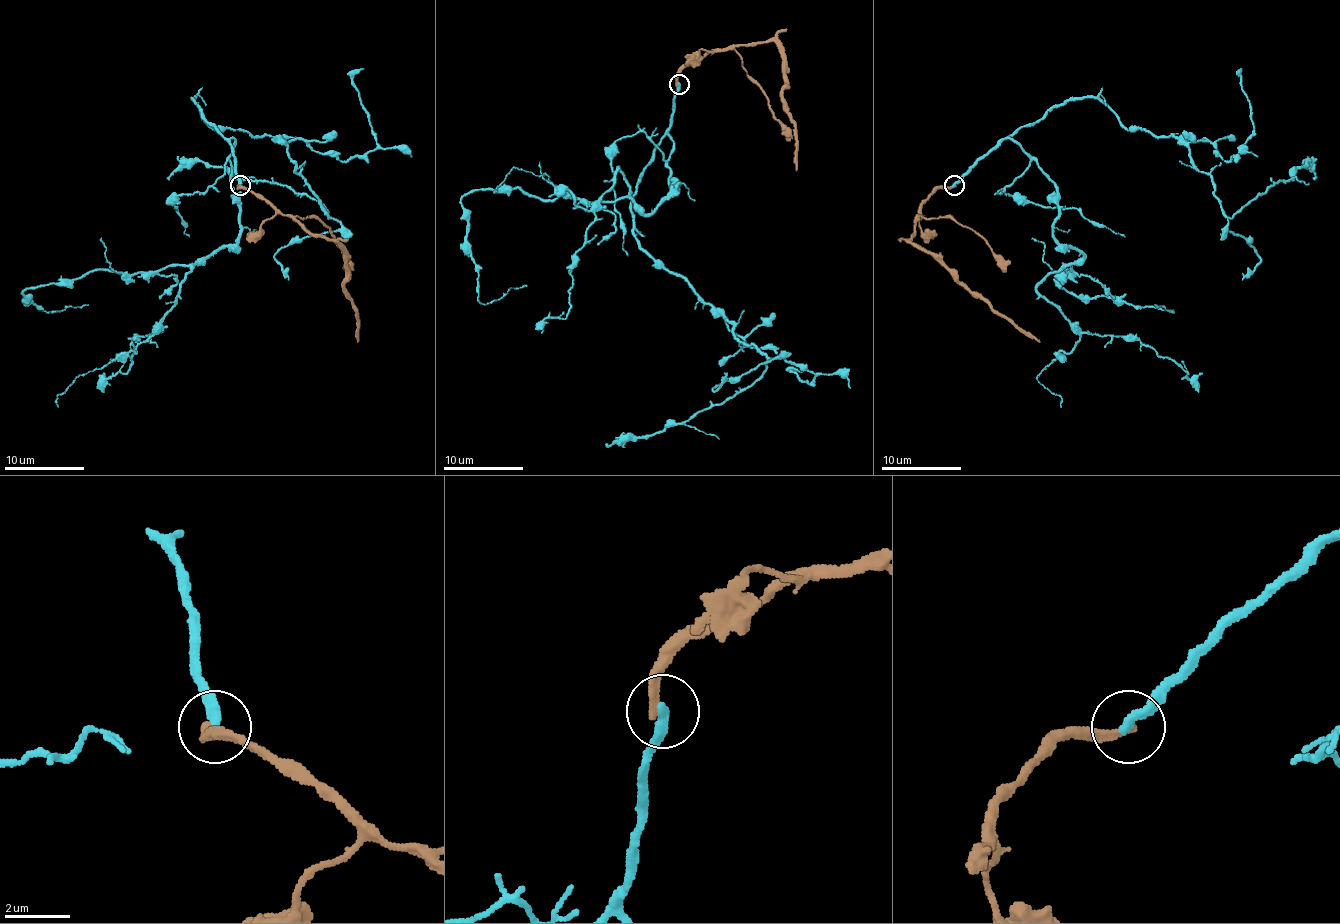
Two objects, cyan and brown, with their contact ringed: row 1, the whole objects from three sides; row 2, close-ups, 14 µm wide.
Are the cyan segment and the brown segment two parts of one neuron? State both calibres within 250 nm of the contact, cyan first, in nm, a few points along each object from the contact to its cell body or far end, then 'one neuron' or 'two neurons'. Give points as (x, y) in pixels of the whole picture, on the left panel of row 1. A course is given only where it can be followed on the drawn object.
320 nm thick on the cyan side, 280 nm on the other; cyan runs (241, 185), (233, 147), (194, 97), (214, 129), (283, 143), (329, 217), (311, 197), (200, 161), (166, 179); brown runs (239, 185), (285, 215), (293, 215), (309, 231), (335, 241), (343, 249), (345, 295), (355, 311), (357, 341); two neurons

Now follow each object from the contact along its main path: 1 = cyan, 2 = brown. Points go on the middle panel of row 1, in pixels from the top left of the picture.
1: (679, 85), (671, 127), (631, 199), (637, 243), (721, 313), (767, 369), (685, 421), (605, 443)
2: (677, 85), (681, 71), (713, 51), (773, 41), (781, 55), (783, 109), (793, 125), (795, 171)

